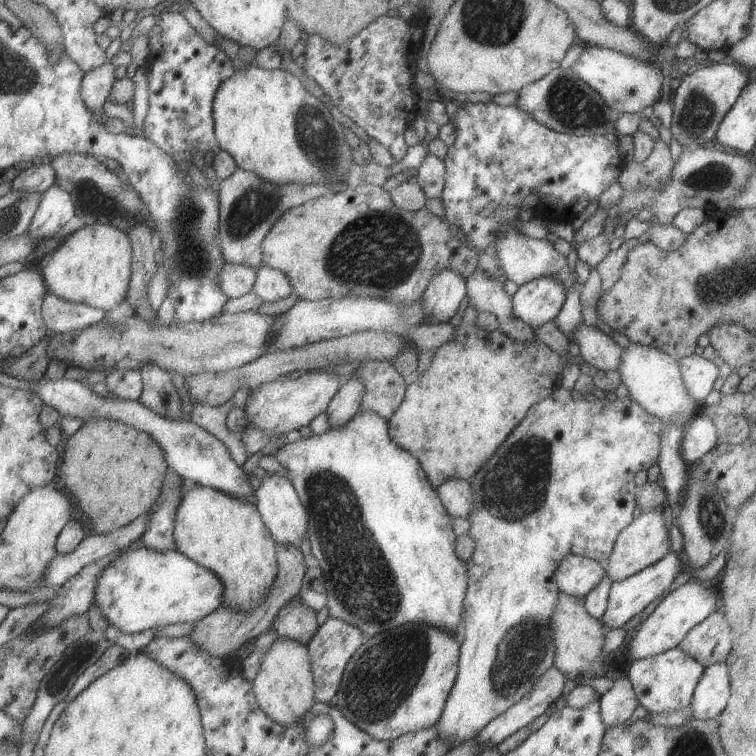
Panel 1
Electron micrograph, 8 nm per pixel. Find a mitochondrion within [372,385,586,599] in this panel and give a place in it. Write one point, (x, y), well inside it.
(513, 488)

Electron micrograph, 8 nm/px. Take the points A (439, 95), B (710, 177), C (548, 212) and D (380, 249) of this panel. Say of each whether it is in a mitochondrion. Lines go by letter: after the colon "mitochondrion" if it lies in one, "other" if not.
A: other
B: mitochondrion
C: other
D: mitochondrion

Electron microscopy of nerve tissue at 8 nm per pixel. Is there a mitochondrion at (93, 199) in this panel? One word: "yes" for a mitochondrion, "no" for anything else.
yes

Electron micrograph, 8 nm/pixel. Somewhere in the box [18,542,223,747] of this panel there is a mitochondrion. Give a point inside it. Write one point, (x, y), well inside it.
(81, 653)

